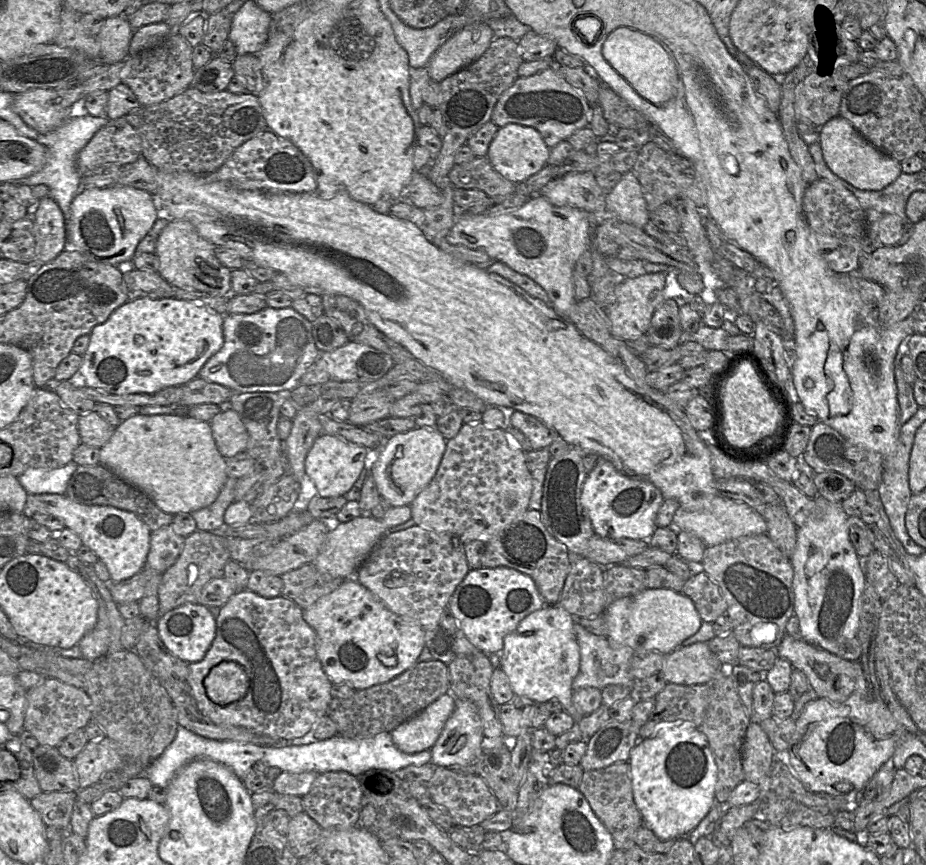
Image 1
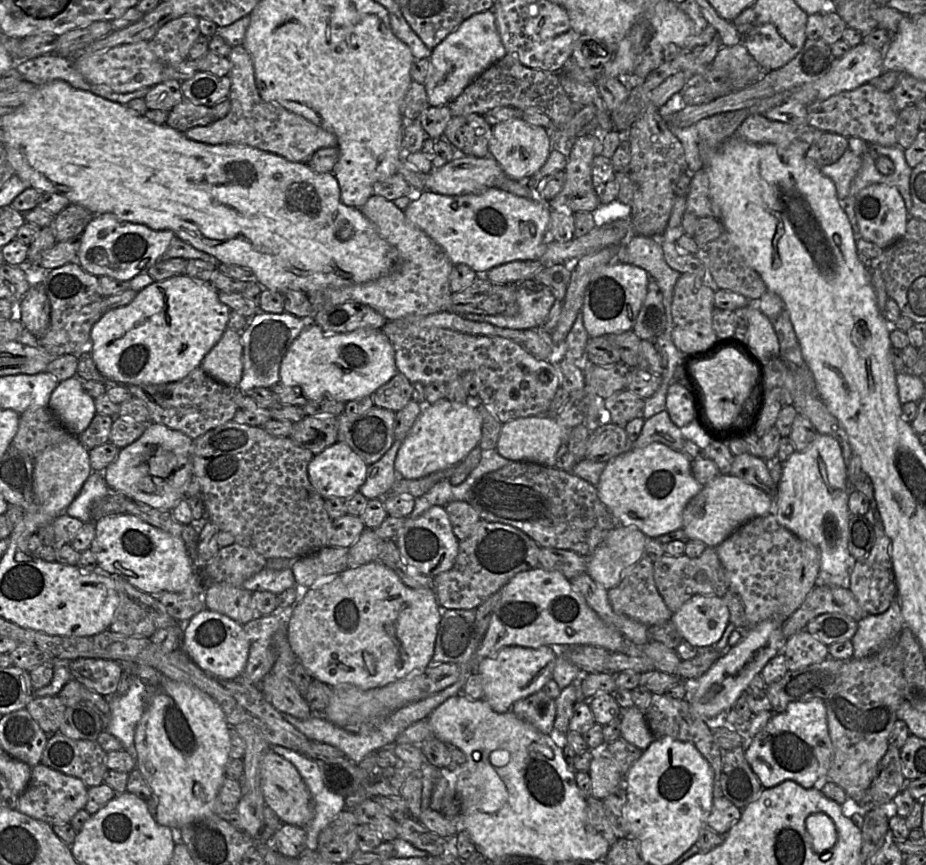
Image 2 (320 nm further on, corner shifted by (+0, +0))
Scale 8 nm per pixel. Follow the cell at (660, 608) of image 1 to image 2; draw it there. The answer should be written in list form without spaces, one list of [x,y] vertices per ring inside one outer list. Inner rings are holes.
[[[695,595],[670,619],[683,641],[695,647],[711,646],[722,637],[729,622],[723,597]]]

